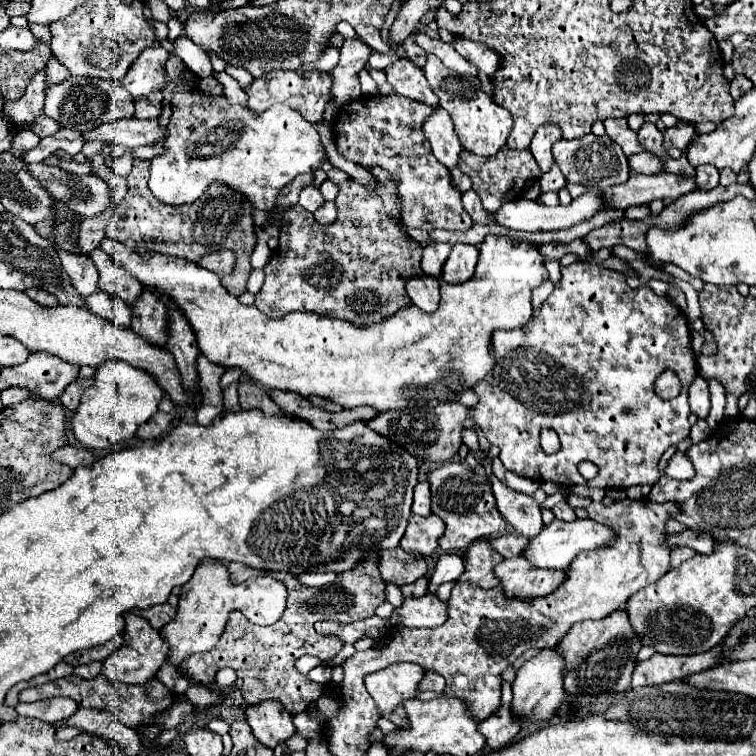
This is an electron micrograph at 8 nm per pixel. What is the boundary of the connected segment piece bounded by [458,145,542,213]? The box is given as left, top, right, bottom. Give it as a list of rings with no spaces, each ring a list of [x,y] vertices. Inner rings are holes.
[[[506,145],[492,157],[478,157],[478,155],[464,149],[462,157],[458,161],[458,167],[462,169],[462,173],[466,173],[472,179],[472,189],[480,195],[484,209],[490,213],[494,213],[494,209],[496,209],[496,195],[510,195],[512,193],[514,185],[510,183],[512,177],[508,173],[542,173],[528,149],[526,151],[512,151]]]

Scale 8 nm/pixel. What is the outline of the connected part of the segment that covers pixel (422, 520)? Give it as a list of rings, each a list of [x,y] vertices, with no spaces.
[[[412,515],[408,529],[400,541],[400,547],[406,551],[432,555],[438,549],[438,539],[444,533],[444,521],[438,515],[418,517]]]

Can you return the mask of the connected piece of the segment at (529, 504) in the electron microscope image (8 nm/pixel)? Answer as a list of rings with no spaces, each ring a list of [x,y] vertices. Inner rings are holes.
[[[492,477],[492,491],[496,497],[498,511],[516,529],[516,533],[532,539],[542,531],[544,523],[540,517],[540,507],[534,501],[534,497],[510,491],[494,477]]]

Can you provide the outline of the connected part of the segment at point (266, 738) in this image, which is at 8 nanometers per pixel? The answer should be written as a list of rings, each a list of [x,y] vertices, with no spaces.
[[[262,701],[258,705],[248,705],[246,721],[254,731],[254,737],[270,749],[294,735],[292,715],[286,713],[280,701]]]

